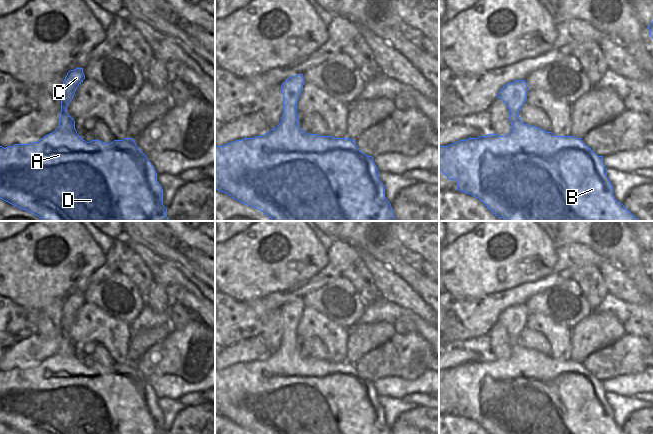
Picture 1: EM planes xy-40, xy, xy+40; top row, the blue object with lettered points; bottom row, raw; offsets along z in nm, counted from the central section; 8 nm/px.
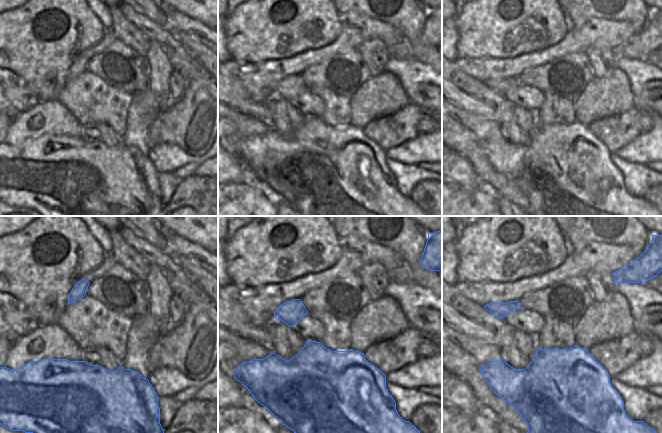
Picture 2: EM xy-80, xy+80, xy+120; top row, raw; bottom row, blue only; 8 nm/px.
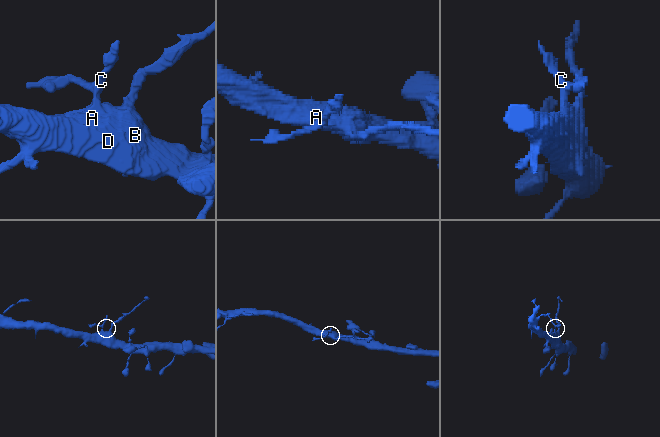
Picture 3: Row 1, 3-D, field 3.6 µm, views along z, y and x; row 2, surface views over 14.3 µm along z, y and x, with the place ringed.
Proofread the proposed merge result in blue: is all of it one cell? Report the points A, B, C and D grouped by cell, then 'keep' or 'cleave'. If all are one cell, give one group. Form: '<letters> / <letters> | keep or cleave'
A B C D | keep

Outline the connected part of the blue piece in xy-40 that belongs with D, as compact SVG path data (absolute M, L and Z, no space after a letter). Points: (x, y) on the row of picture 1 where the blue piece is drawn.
M83 68L67 73L61 89L59 127L54 132L30 144L0 146L0 199L38 216L42 221L169 221L157 173L133 138L108 144L100 140L86 142L77 133L67 107L84 79Z

